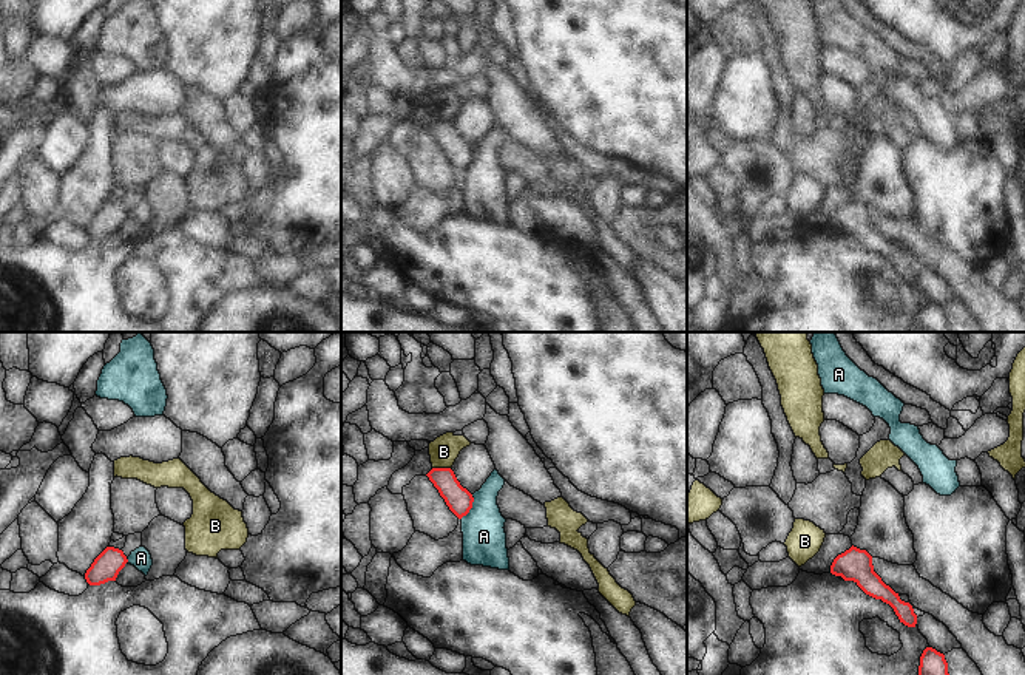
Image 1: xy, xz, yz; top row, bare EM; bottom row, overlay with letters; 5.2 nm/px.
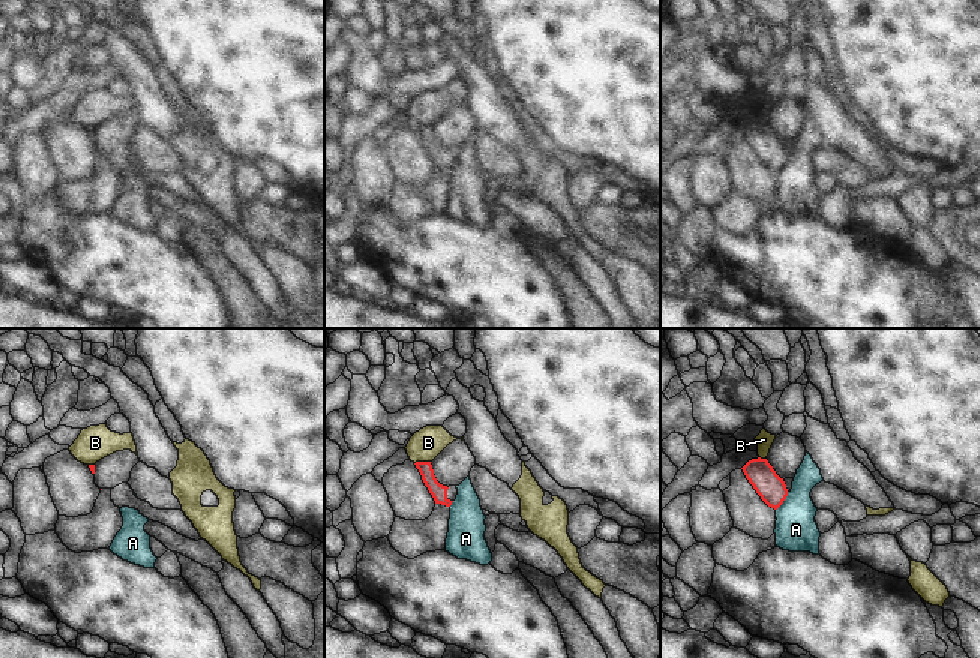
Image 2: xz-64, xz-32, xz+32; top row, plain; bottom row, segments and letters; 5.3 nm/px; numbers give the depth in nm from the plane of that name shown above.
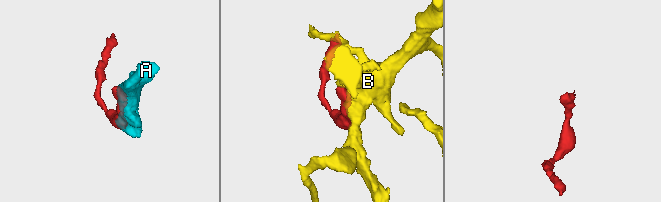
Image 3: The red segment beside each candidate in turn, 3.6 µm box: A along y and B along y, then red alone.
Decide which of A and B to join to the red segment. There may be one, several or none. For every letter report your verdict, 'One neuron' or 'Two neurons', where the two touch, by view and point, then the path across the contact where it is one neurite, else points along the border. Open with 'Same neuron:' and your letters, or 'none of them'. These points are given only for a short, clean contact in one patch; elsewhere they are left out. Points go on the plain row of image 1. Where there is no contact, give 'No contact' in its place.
Same neuron: none of them
A: Two neurons. Touches red at xz (471, 161). Boundary: xz (473, 149), (473, 161), (460, 172)
B: Two neurons. Touches red at xz (442, 122). Boundary: xz (433, 121), (449, 122)

